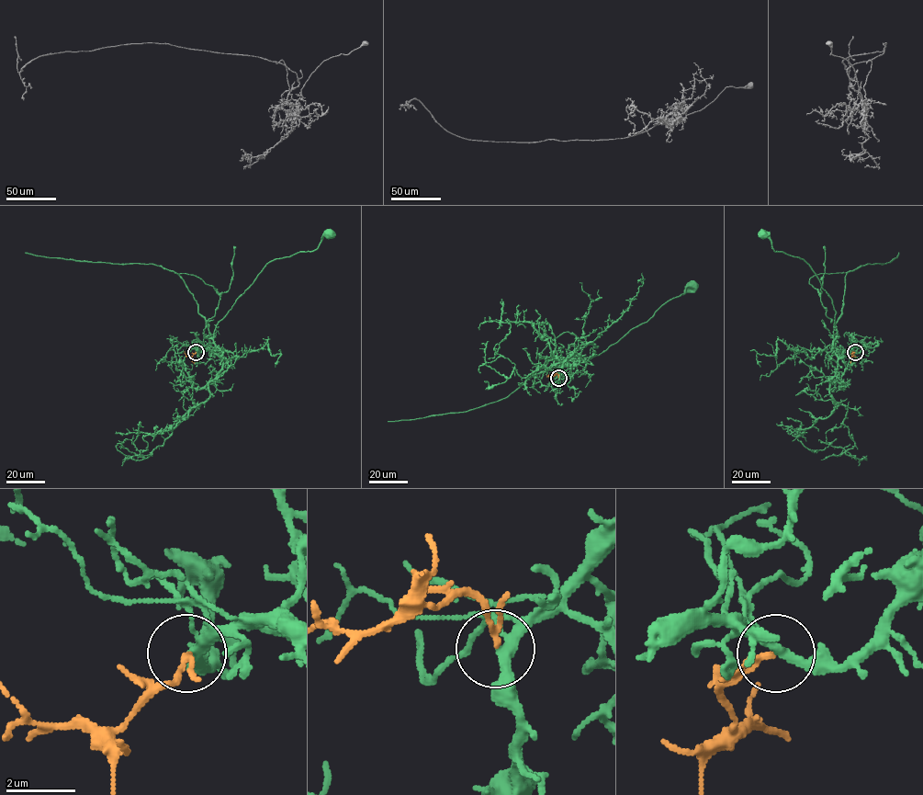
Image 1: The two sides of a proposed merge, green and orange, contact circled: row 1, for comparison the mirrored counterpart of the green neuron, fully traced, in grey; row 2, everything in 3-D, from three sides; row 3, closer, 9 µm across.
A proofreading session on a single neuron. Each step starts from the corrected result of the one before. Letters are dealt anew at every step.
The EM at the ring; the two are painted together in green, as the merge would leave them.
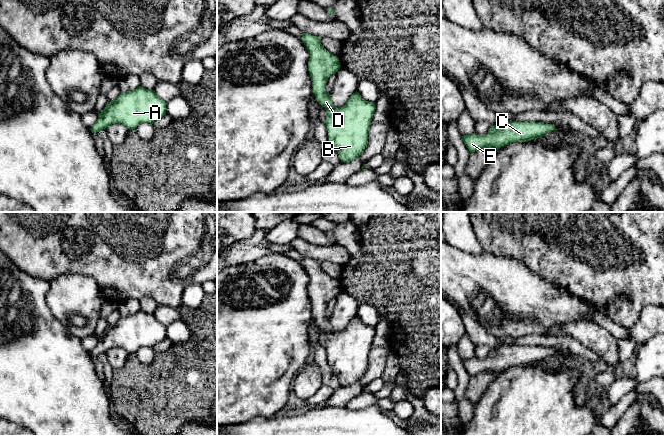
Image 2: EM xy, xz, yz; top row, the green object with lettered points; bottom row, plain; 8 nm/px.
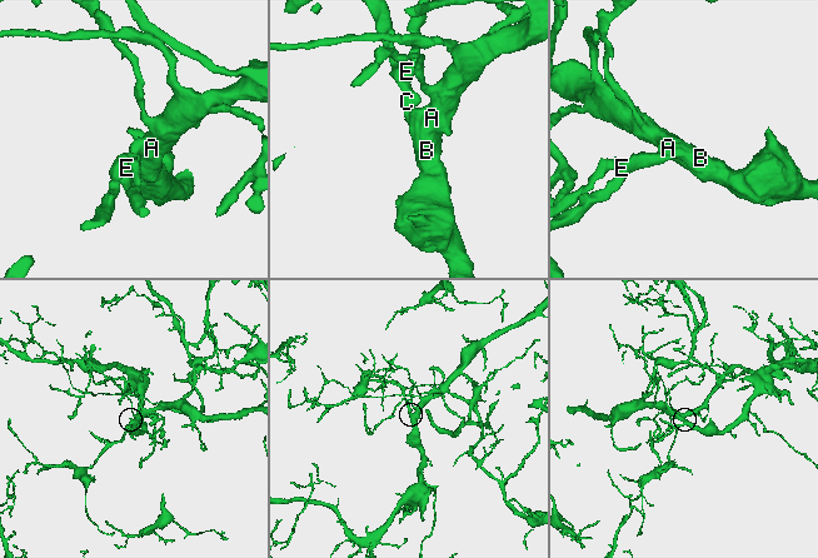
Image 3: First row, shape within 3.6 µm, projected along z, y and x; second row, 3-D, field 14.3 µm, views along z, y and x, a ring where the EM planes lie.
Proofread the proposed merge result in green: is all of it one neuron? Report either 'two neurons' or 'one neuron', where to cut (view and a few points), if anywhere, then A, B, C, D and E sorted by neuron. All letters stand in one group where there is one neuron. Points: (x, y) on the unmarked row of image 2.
one neuron; no cut; A B C D E

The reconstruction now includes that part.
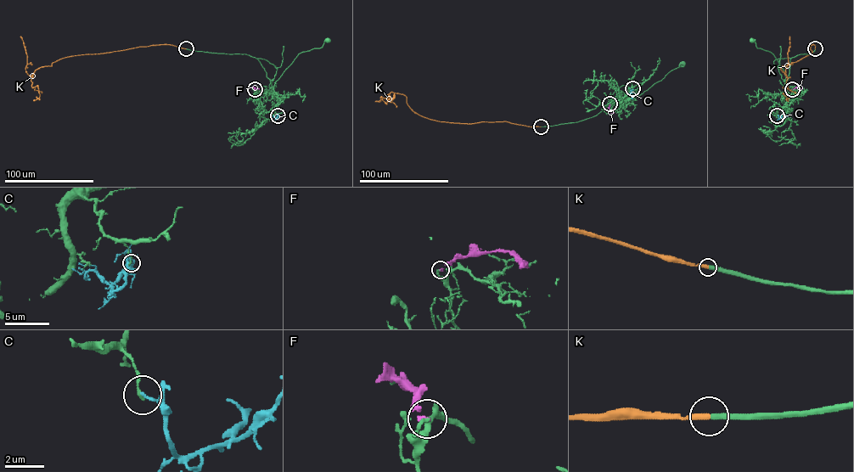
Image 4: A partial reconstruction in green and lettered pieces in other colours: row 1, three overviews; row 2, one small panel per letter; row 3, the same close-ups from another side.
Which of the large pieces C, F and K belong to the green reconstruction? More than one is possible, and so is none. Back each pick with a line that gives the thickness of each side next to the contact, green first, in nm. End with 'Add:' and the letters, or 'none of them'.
K: 340 nm thick on the green side, 340 nm on the other
Add: K

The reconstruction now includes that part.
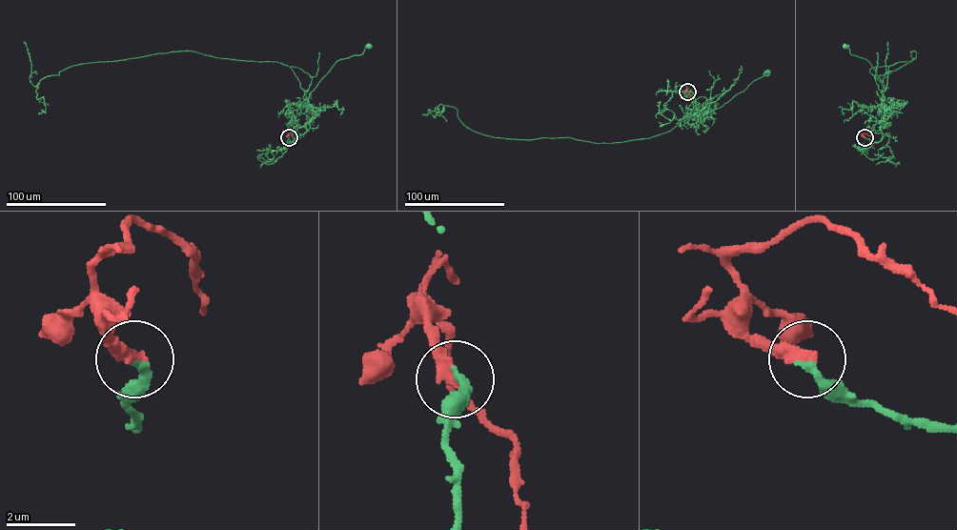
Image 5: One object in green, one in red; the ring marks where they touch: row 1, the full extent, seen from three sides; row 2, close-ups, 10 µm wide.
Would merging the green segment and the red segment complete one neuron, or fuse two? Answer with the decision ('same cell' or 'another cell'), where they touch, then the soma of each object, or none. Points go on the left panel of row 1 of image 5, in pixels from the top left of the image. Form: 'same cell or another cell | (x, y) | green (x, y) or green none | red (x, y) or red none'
same cell | (289, 137) | green (369, 46) | red none

